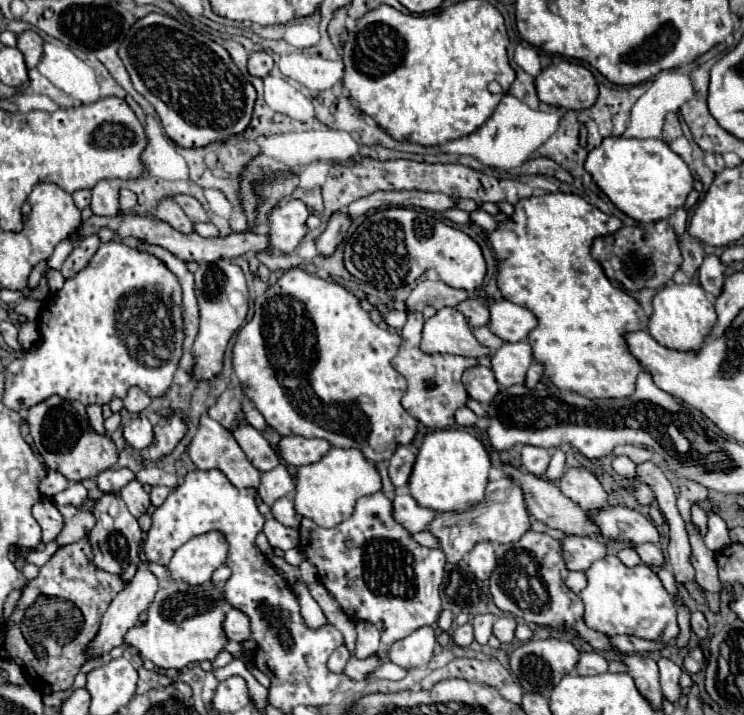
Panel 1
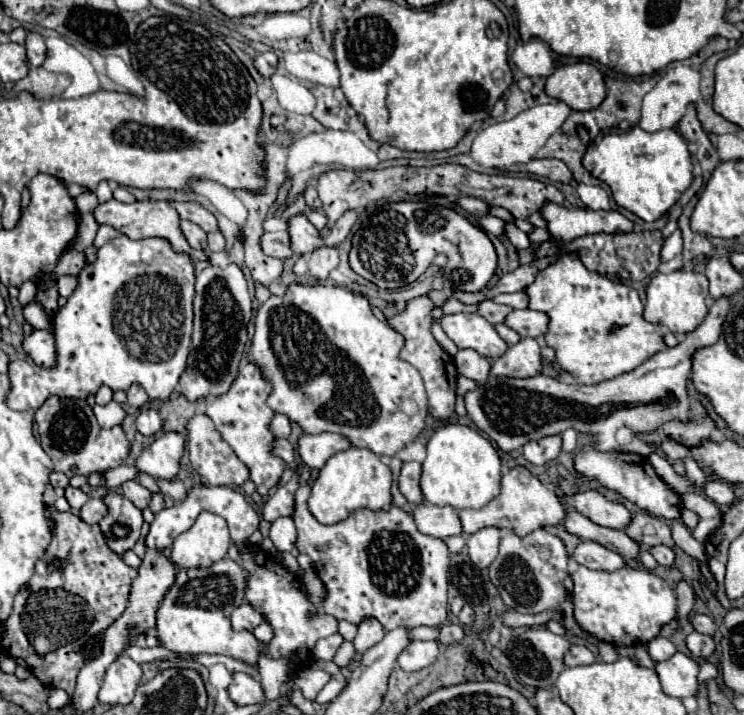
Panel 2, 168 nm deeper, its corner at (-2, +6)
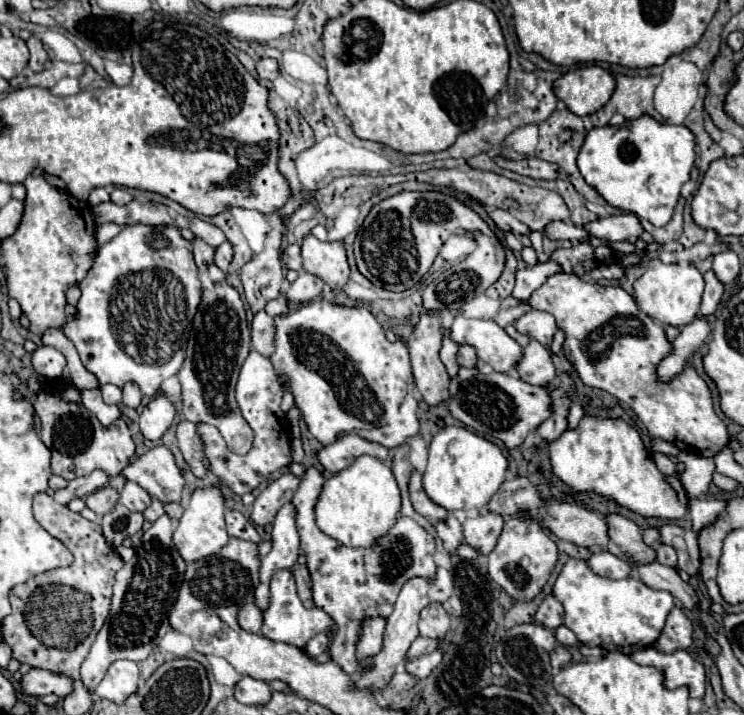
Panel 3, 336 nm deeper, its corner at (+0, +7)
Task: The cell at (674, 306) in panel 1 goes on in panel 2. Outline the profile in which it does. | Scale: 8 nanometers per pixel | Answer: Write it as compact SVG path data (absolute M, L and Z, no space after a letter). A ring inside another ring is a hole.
M675 270L669 274L653 274L651 282L645 288L647 302L645 302L645 320L667 326L673 334L687 334L695 330L703 318L707 316L707 294L709 294L709 280L705 274Z

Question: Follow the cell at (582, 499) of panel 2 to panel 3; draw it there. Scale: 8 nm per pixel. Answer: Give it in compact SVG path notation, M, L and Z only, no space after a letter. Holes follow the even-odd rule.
M611 513L611 515L605 515L605 521L609 527L609 531L607 531L609 541L615 543L627 557L631 557L639 563L655 561L655 551L643 543L641 531L631 519L627 519L619 513Z

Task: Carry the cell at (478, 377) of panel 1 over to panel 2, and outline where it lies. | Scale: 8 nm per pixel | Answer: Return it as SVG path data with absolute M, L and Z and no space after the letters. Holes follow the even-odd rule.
M459 350L455 356L455 364L459 362L457 370L459 374L475 380L475 382L485 382L489 376L489 360L479 356L475 350Z

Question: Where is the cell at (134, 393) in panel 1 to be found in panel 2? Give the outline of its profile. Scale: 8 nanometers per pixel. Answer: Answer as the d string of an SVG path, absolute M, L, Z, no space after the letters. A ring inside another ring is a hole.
M133 384L133 386L127 390L127 404L129 404L131 408L141 408L143 404L147 404L147 400L149 400L149 396L147 396L147 392L145 392L139 384Z

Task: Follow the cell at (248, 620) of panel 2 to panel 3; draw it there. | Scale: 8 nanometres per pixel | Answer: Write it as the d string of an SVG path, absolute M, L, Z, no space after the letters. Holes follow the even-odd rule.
M247 603L245 607L241 607L241 611L239 611L239 625L245 631L259 633L261 631L261 623L263 623L263 613L259 611L259 607L255 603Z

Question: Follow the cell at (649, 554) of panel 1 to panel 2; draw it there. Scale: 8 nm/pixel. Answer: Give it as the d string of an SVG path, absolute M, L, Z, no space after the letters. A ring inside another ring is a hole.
M653 546L651 554L655 556L657 564L661 564L661 566L671 566L673 560L675 560L675 552L671 548L667 548L667 546Z

